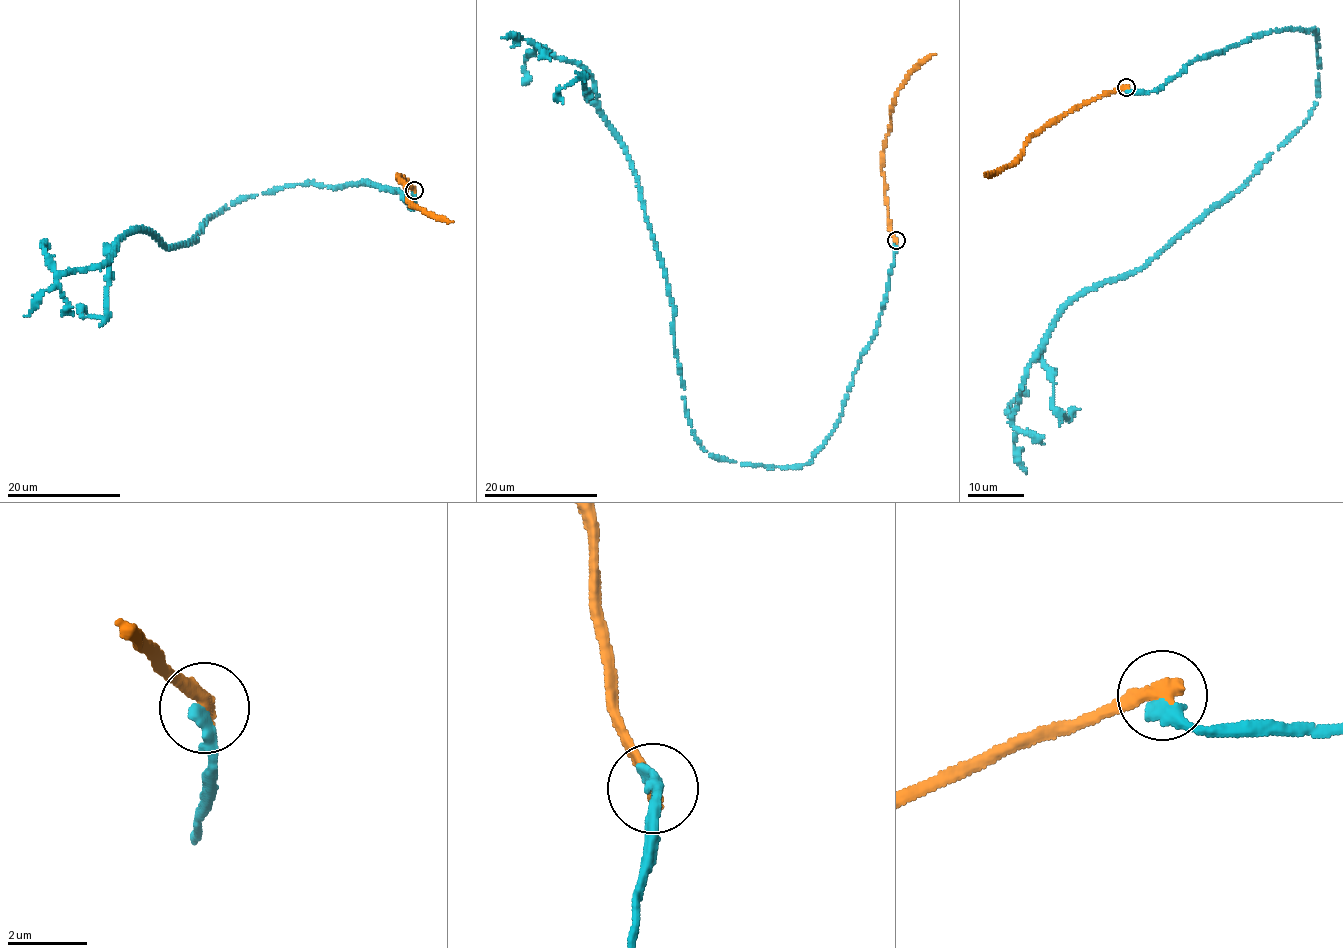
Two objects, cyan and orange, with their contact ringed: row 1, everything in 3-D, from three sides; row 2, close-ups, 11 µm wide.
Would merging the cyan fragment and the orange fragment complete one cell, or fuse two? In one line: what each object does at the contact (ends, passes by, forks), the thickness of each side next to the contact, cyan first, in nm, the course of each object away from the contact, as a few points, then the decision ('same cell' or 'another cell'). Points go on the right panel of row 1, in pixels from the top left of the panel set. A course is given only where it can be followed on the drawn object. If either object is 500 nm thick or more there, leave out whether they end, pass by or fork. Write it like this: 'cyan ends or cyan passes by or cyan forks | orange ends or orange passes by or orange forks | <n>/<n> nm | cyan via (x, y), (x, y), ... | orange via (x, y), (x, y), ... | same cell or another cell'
cyan ends | orange ends | 380/420 nm | cyan via (1126, 87), (1314, 28), (1318, 93), (1301, 127), (1142, 267), (1072, 298), (1012, 420), (1025, 386) | orange via (1126, 86), (1104, 92), (1056, 118), (1029, 140), (1014, 164), (984, 174) | another cell

